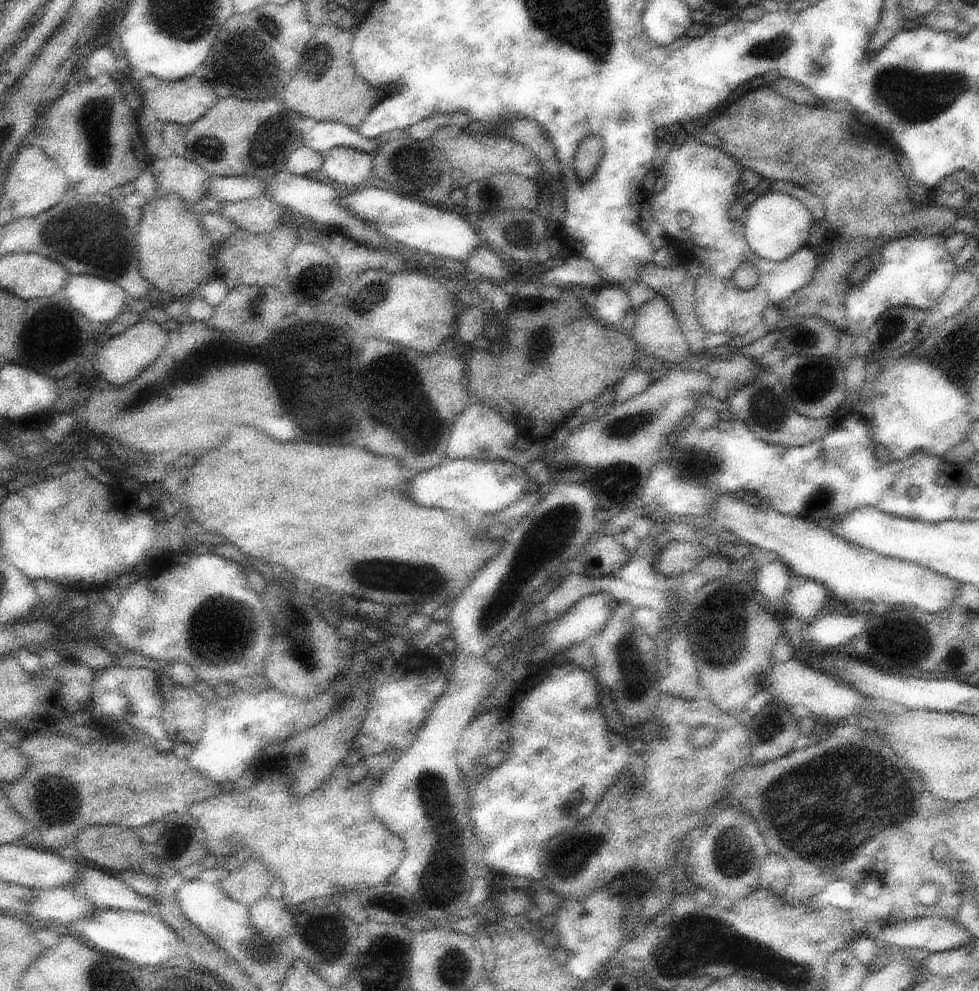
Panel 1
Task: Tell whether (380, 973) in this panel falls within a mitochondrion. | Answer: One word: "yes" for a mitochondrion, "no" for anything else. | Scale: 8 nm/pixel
yes

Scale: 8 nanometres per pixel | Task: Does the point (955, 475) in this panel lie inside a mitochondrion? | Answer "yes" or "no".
no

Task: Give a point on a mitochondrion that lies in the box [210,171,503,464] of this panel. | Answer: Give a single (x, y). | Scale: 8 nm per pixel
(312, 280)

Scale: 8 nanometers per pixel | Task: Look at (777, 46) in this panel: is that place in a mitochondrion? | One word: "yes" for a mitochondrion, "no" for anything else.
yes

